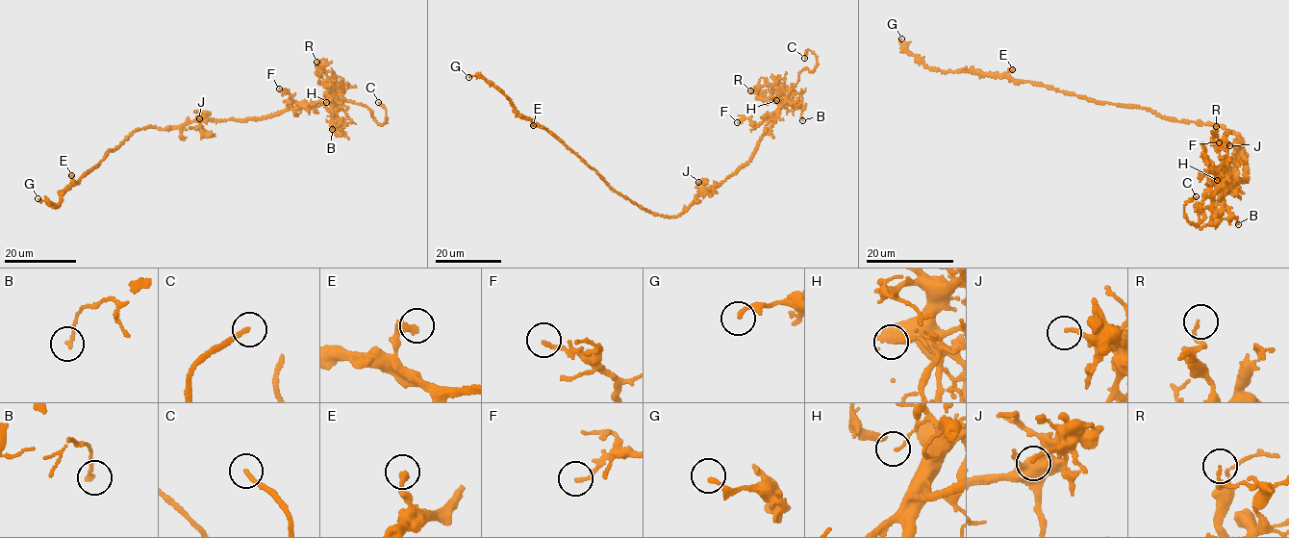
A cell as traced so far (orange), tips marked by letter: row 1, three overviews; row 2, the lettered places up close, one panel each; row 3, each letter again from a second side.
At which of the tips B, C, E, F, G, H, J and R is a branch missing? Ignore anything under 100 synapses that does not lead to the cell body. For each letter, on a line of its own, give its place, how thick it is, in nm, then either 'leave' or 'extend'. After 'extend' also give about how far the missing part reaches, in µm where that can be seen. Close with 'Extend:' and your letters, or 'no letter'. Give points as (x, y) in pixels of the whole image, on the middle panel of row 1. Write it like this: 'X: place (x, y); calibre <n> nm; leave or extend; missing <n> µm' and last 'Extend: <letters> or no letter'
B: place (802, 120); calibre 150 nm; leave
C: place (804, 58); calibre 190 nm; extend; missing 15 µm
E: place (533, 125); calibre 280 nm; leave
F: place (737, 122); calibre 150 nm; leave
G: place (468, 77); calibre 170 nm; leave
H: place (776, 100); calibre 100 nm; leave
J: place (698, 182); calibre 130 nm; leave
R: place (750, 90); calibre 100 nm; leave
Extend: C

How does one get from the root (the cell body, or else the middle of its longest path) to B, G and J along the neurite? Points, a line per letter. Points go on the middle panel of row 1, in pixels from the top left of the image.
B: (666, 217), (687, 211), (705, 190), (719, 185), (747, 165), (778, 108), (788, 105), (801, 108), (802, 120)
G: (666, 217), (654, 216), (620, 195), (553, 135), (518, 113), (511, 99), (495, 87), (478, 76), (468, 77)
J: (666, 217), (679, 215), (695, 202), (704, 187), (698, 182)

